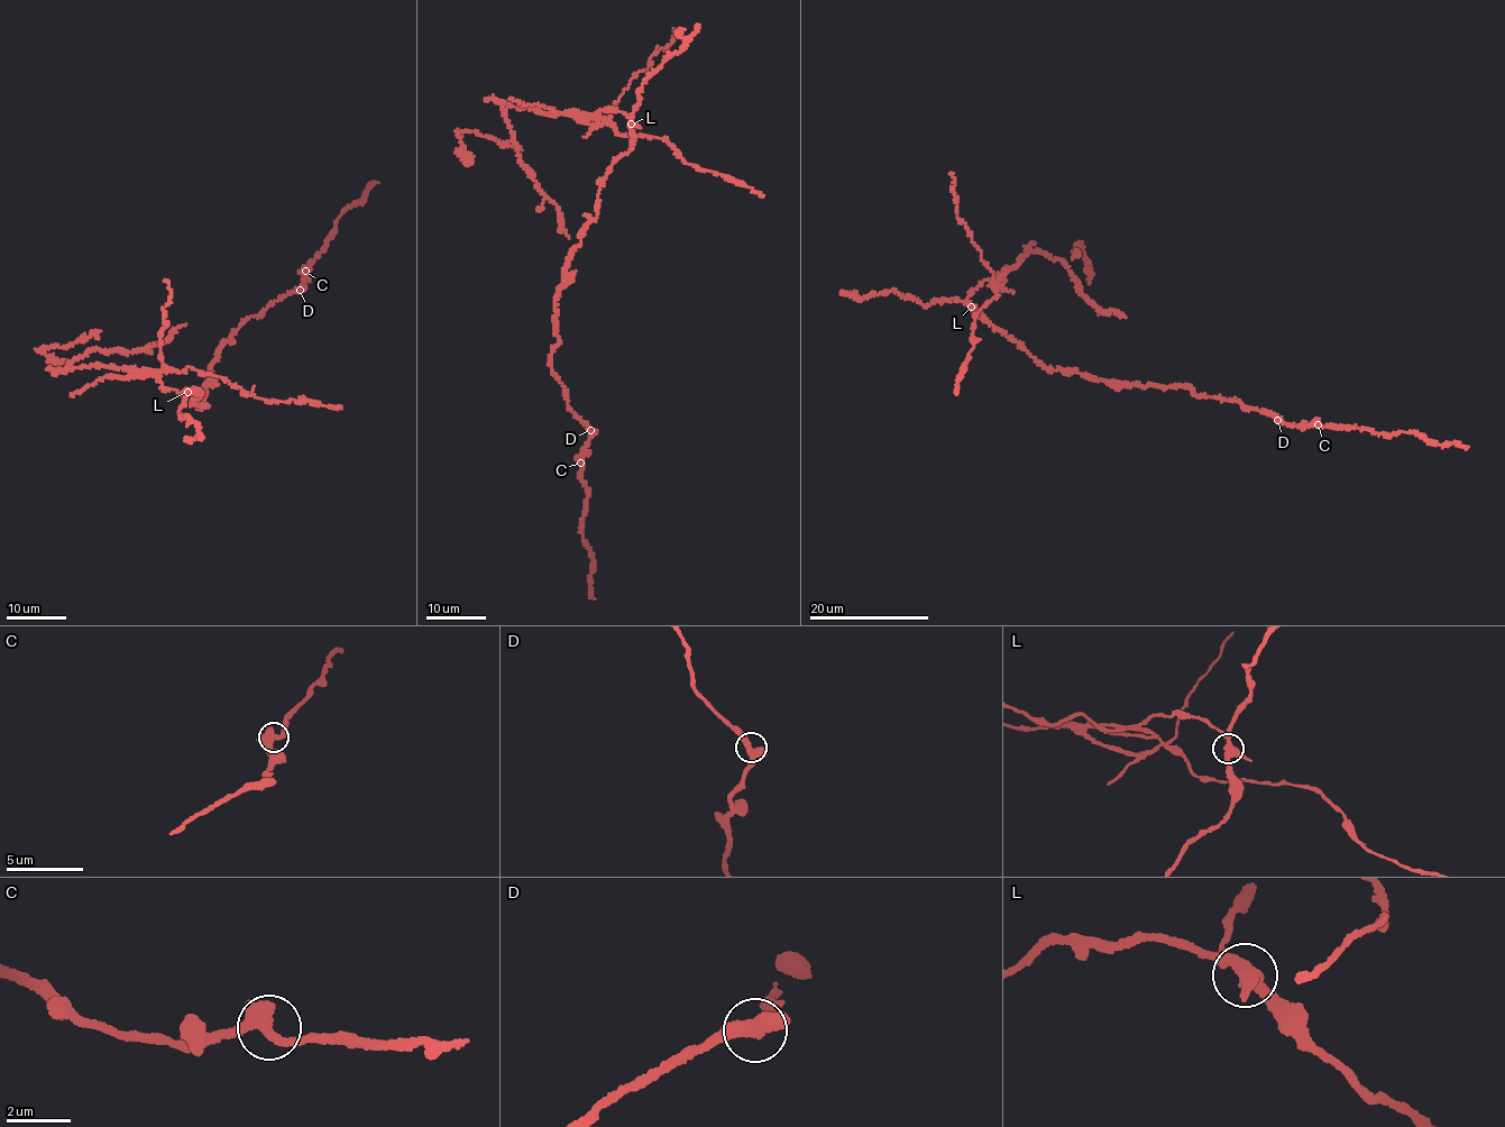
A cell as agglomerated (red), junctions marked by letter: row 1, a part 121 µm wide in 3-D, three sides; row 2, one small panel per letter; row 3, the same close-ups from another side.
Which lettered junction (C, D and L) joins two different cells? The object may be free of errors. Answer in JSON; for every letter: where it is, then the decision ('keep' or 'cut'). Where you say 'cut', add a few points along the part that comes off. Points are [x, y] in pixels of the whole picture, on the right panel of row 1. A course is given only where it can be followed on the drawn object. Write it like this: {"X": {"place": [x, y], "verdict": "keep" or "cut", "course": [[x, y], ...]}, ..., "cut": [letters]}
{"C": {"place": [1318, 424], "verdict": "keep"}, "D": {"place": [1277, 420], "verdict": "keep"}, "L": {"place": [971, 307], "verdict": "cut", "course": [[972, 307], [967, 296], [973, 291], [1018, 266], [1028, 252], [1065, 264], [1079, 244], [1089, 283]]}, "cut": ["L"]}

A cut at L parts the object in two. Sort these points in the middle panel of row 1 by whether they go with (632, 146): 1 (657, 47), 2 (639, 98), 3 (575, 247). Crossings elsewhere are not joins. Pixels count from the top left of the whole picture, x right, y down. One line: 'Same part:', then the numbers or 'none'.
Same part: 2, 3

